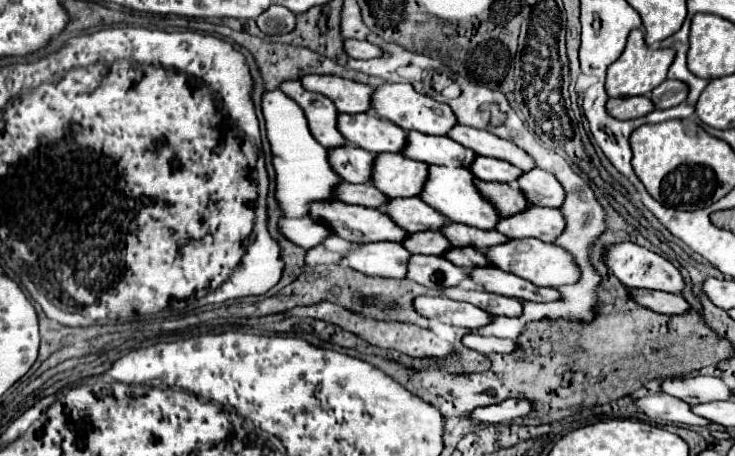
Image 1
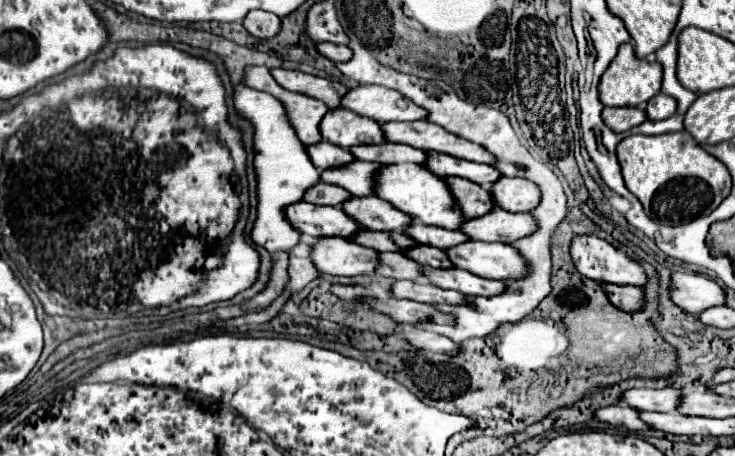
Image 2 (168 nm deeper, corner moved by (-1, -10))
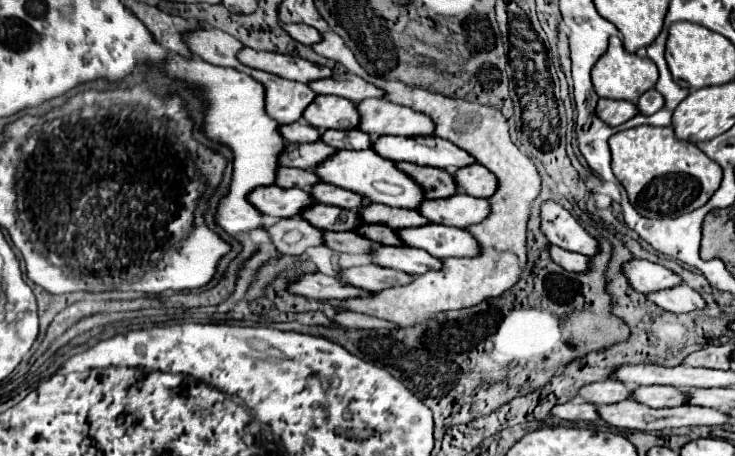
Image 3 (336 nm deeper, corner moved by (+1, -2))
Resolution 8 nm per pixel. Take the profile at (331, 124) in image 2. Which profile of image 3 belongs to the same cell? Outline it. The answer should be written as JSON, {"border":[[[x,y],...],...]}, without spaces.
{"border":[[[316,96],[316,102],[304,110],[304,120],[318,130],[354,130],[360,126],[356,104],[340,96]]]}

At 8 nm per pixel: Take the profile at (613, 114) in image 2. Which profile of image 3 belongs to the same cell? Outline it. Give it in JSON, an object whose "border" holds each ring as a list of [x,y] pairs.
{"border":[[[598,100],[596,114],[608,126],[620,126],[626,120],[634,118],[638,114],[638,108],[634,102],[628,100]]]}

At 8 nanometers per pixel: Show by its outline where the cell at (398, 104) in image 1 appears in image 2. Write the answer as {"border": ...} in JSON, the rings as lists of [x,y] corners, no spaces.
{"border":[[[374,84],[350,88],[346,96],[342,96],[342,108],[348,108],[376,122],[388,122],[388,120],[410,122],[410,120],[424,120],[426,116],[422,108],[418,108],[414,102],[398,94],[396,90]]]}

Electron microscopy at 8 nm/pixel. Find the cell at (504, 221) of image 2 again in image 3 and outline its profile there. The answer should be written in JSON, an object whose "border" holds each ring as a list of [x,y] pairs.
{"border":[[[456,194],[454,198],[446,200],[424,202],[424,210],[420,214],[424,214],[434,224],[470,228],[490,216],[490,202],[470,194]]]}

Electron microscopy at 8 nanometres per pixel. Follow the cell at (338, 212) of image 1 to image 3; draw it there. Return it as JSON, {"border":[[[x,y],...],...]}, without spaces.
{"border":[[[262,186],[260,190],[254,190],[248,196],[248,200],[262,214],[278,216],[278,218],[300,216],[304,210],[316,204],[314,198],[304,190],[280,188],[280,186]]]}

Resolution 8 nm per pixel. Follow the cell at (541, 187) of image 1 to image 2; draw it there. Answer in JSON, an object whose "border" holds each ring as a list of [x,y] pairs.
{"border":[[[498,178],[490,188],[498,208],[508,212],[530,212],[540,202],[540,190],[536,184],[524,178]]]}

